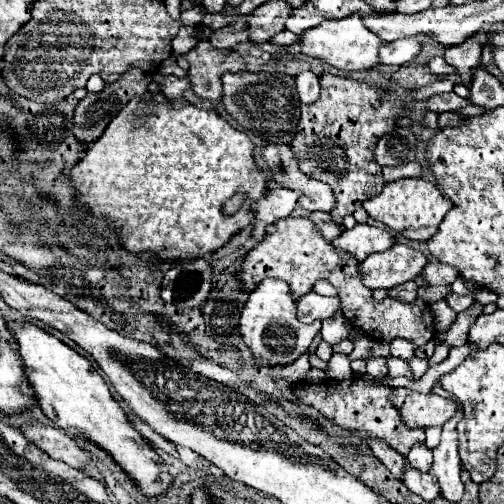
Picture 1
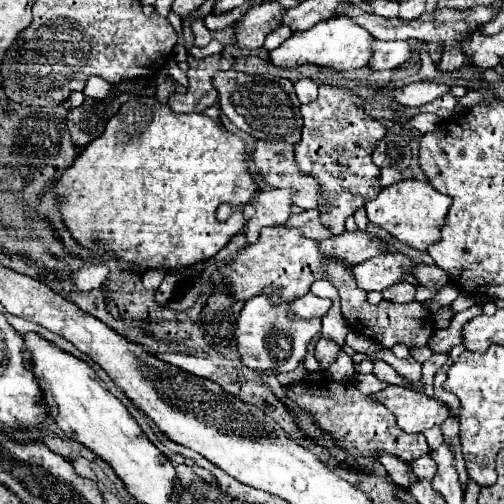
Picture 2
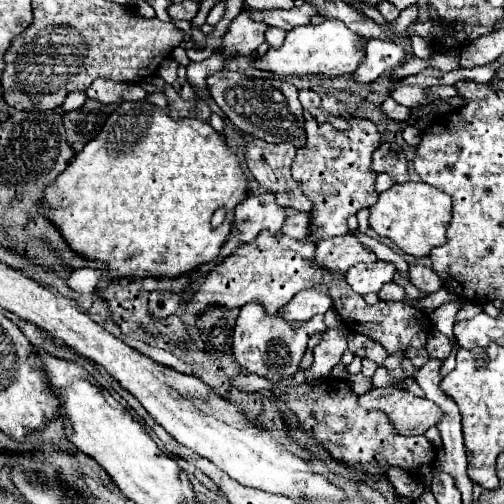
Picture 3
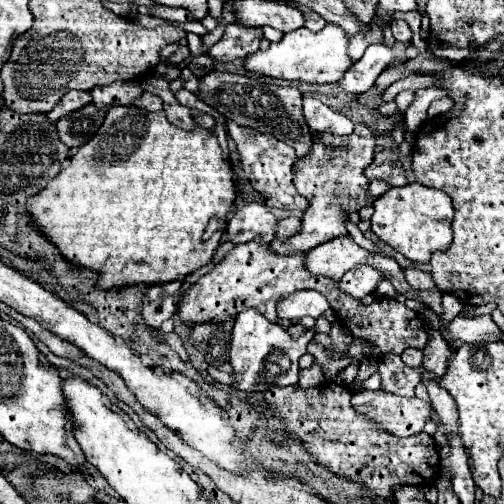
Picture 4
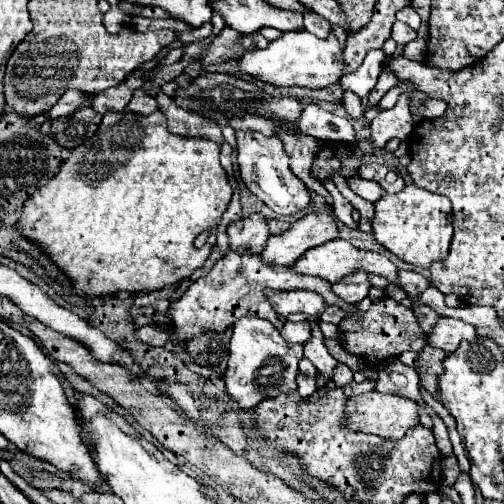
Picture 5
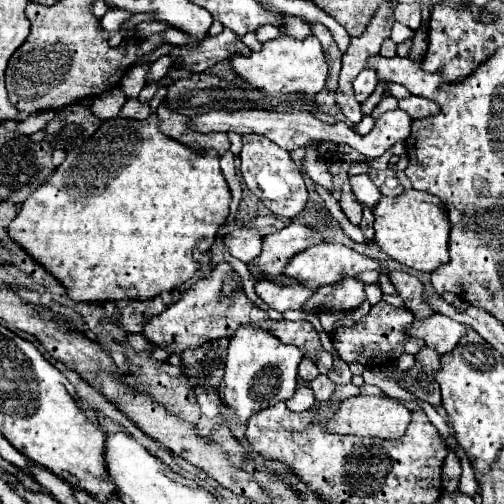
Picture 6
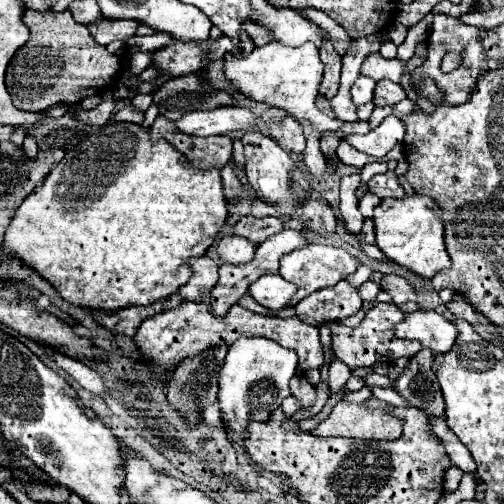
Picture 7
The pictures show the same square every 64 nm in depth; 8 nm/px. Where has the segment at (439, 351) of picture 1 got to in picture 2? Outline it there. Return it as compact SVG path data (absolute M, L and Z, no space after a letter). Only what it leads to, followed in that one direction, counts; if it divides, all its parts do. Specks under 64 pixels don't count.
M432 354L432 358L428 362L424 362L424 366L422 366L420 382L424 386L424 394L430 398L436 398L436 400L438 400L438 396L434 394L434 376L442 368L444 362L446 362L446 354Z

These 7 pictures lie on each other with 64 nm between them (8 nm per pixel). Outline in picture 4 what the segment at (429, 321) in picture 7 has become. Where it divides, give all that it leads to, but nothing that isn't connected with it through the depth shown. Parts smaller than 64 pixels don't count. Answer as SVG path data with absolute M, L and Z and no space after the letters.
M456 316L454 320L450 320L444 326L442 334L444 334L444 340L452 348L460 348L464 342L468 342L468 344L486 344L486 342L502 338L500 328L492 322L490 316L480 316L480 318Z

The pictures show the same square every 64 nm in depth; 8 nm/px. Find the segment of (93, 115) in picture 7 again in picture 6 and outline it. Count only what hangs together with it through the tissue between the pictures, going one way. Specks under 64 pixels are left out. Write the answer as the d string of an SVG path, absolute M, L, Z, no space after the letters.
M112 88L112 90L108 90L108 92L102 92L100 96L94 98L92 114L98 116L100 120L116 118L126 100L128 100L128 98L126 98L126 94L124 94L120 88Z

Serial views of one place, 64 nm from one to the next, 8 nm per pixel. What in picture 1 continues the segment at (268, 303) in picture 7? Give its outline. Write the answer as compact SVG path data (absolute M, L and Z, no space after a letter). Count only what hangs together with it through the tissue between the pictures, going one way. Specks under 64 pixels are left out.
M308 292L306 296L296 300L296 308L298 308L298 320L300 322L326 320L340 308L340 300L338 298L320 296L316 292Z

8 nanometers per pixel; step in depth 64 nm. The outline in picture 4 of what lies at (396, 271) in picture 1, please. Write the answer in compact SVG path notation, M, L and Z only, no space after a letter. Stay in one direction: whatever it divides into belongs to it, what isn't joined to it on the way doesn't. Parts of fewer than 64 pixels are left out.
M358 266L358 268L354 268L354 270L350 270L350 272L346 272L346 274L342 276L342 280L338 282L338 288L340 288L344 294L360 300L360 298L364 298L366 294L372 294L372 292L376 290L376 284L378 284L382 278L384 278L384 276L382 276L378 270L374 270L374 268L370 268L370 266Z

